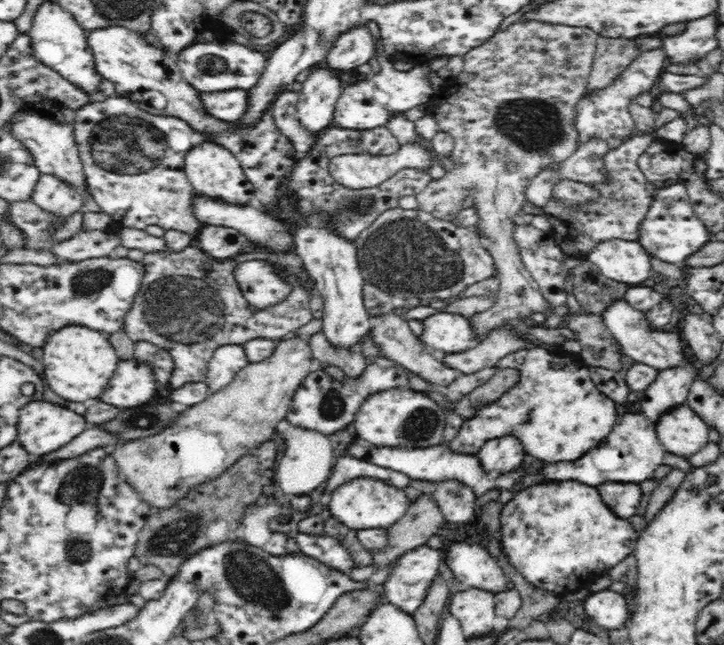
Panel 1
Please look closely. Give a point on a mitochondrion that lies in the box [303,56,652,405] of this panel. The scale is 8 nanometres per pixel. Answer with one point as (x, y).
(404, 255)

